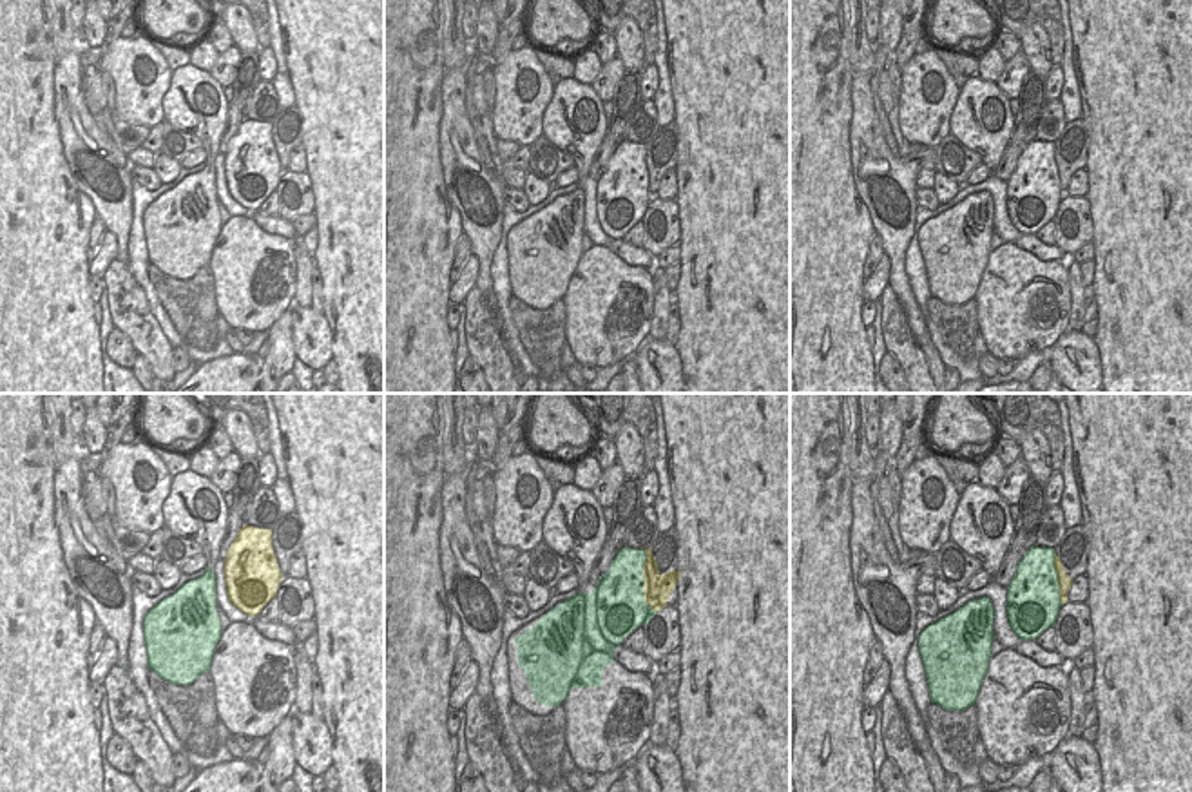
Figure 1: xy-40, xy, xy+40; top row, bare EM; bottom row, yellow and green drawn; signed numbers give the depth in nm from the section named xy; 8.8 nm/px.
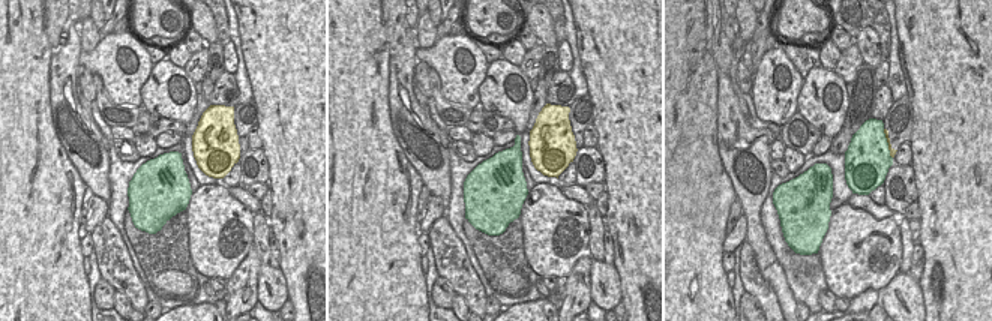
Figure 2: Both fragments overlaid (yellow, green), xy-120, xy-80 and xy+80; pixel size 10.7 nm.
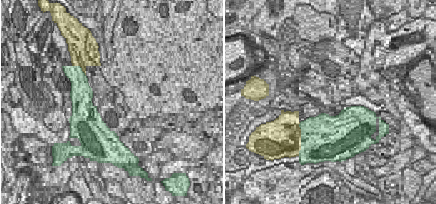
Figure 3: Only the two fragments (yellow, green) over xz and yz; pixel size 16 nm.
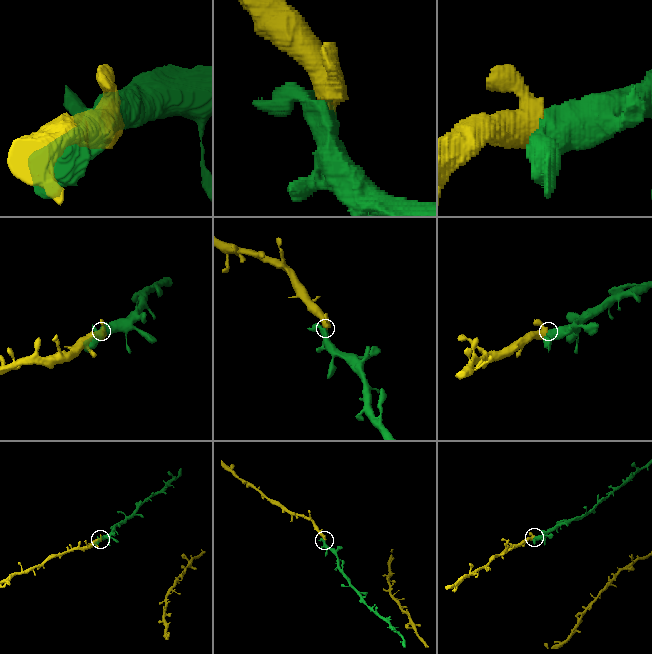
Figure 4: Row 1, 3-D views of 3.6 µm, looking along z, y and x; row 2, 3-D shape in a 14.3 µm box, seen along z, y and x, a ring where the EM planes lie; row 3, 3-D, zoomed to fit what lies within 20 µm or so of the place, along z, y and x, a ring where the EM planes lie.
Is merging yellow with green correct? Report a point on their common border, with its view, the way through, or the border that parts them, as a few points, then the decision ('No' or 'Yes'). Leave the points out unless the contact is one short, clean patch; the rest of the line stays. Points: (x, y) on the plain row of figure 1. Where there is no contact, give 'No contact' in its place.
Touches yellow at xy (644, 176). Yes

